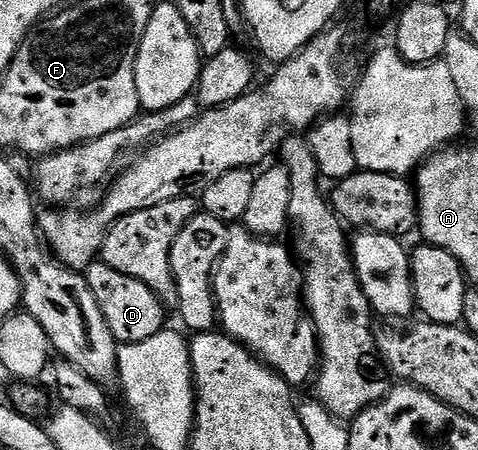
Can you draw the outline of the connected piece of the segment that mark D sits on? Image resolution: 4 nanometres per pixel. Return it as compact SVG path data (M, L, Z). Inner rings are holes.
M99 259L88 266L86 276L90 291L94 291L94 299L98 301L98 307L102 309L102 315L117 342L145 341L158 335L160 330L165 328L165 302L161 301L154 291L150 291L146 283L130 279L130 275L122 275L122 271L114 271L114 267Z

